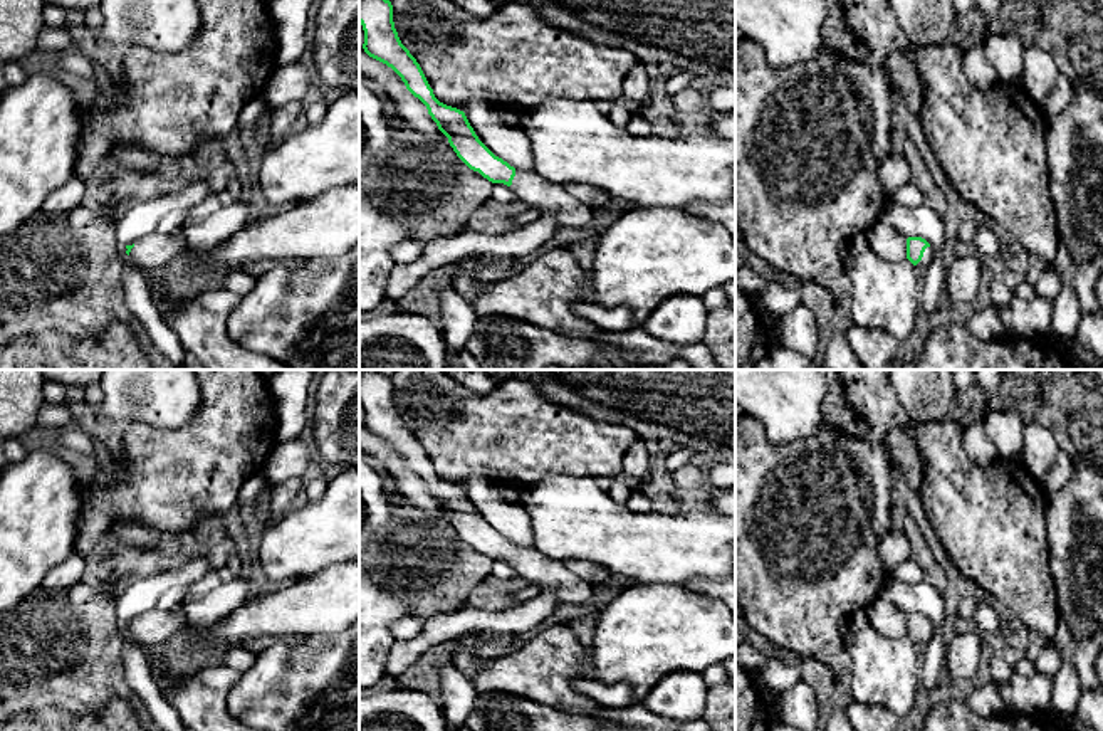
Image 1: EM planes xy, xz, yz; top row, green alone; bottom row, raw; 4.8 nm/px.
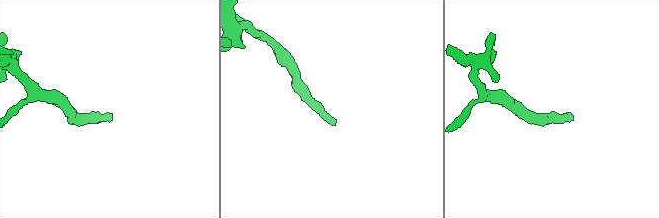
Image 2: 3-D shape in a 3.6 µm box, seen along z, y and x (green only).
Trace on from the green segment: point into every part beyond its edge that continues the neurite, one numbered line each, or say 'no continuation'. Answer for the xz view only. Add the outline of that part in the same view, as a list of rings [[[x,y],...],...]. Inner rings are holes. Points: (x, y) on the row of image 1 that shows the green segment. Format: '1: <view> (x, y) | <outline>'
1: xz (544, 197) | [[[515,170],[510,187],[517,200],[536,210],[539,217],[551,215],[557,229],[584,229],[594,220],[593,207],[574,198],[566,187],[547,181],[537,173]]]

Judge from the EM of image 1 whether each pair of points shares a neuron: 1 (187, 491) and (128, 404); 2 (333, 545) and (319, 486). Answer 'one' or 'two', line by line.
1: two
2: two

